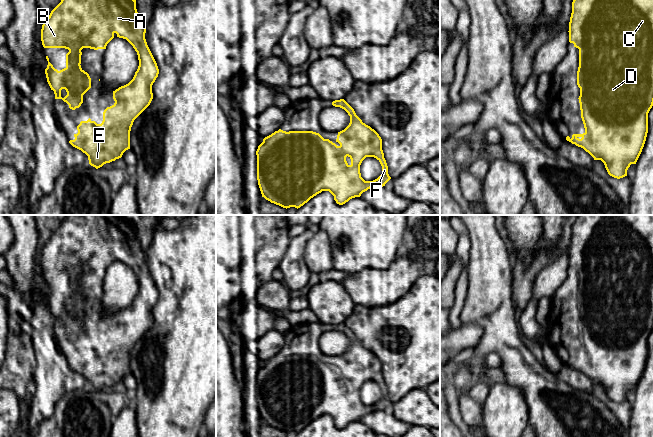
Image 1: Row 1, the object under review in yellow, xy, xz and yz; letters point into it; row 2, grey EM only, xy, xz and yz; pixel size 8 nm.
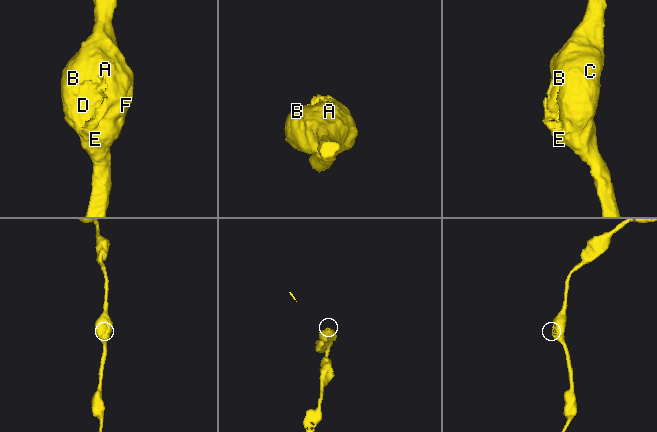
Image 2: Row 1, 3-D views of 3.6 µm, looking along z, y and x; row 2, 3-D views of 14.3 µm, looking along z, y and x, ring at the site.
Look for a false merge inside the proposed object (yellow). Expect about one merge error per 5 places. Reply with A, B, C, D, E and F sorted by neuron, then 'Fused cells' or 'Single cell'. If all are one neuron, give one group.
Groups: A B C D E F. Single cell

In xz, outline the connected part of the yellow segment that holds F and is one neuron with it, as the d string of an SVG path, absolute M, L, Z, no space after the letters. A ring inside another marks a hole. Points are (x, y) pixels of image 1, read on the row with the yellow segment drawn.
M344 99L333 101L332 105L344 109L350 116L349 125L338 132L336 142L339 146L313 131L286 132L281 129L265 137L258 146L257 180L266 200L286 209L298 209L322 191L329 191L336 203L343 205L370 188L385 186L391 179L379 134L363 123ZM366 157L376 158L382 166L382 174L373 181L361 177L360 165Z

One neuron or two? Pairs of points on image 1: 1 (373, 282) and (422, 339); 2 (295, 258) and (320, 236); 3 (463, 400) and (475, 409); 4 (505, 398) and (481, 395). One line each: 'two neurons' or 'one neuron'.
1: two neurons
2: two neurons
3: one neuron
4: two neurons

